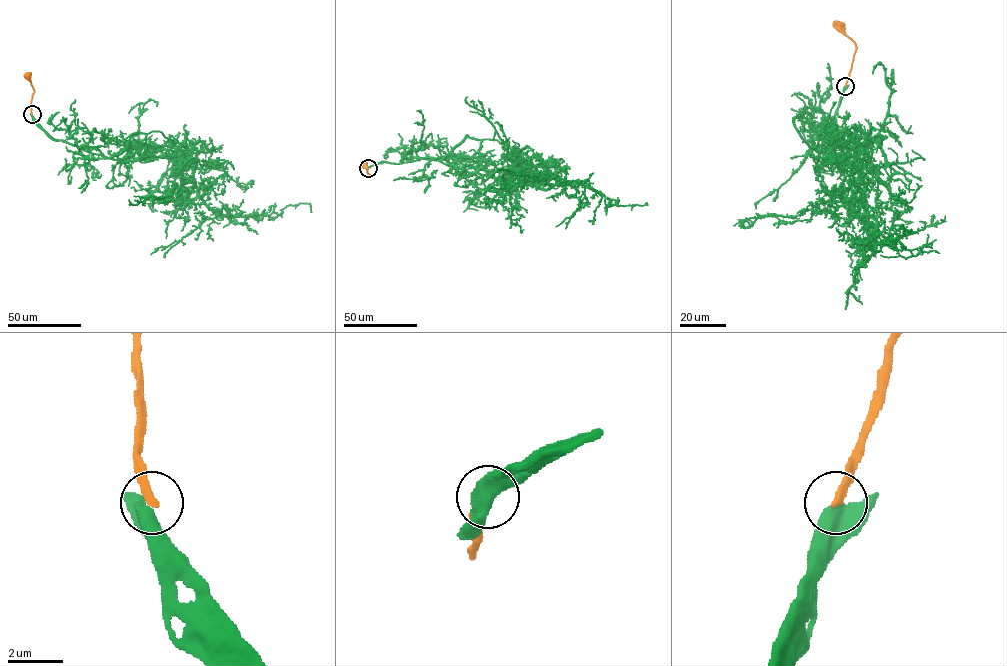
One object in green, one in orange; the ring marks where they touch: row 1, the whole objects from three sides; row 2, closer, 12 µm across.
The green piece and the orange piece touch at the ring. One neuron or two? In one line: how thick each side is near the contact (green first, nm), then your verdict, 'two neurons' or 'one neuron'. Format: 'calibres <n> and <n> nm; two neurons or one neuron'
calibres 440 and 280 nm; two neurons

